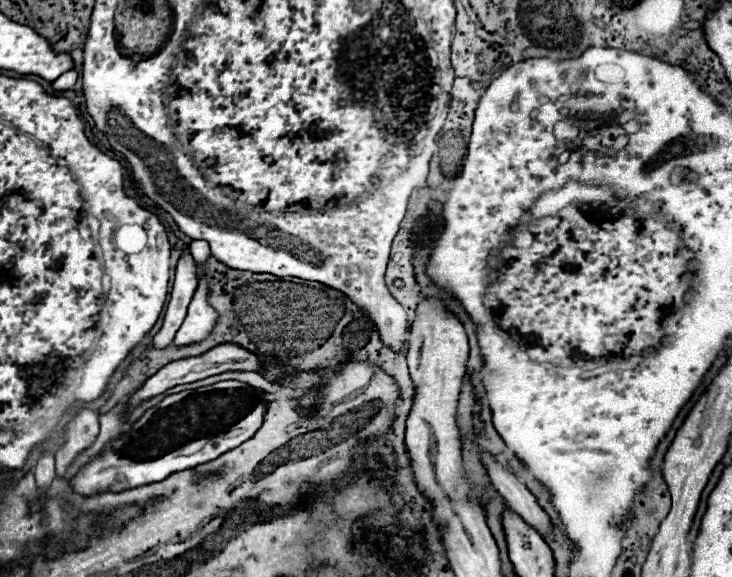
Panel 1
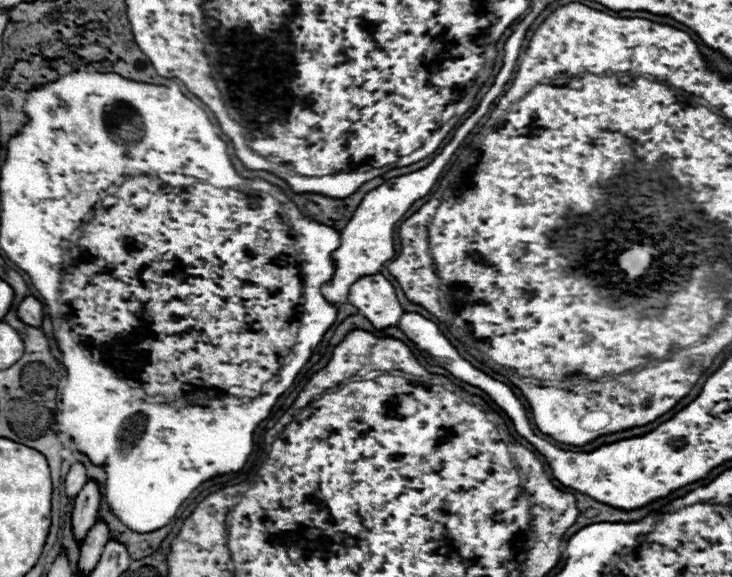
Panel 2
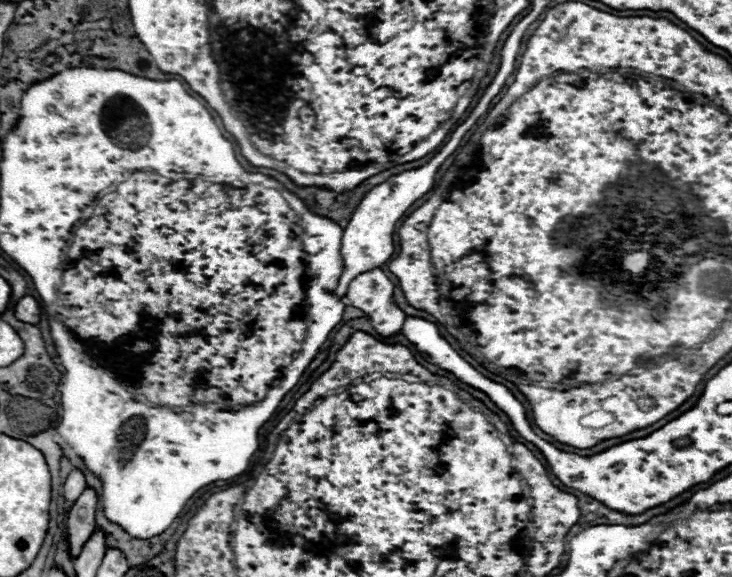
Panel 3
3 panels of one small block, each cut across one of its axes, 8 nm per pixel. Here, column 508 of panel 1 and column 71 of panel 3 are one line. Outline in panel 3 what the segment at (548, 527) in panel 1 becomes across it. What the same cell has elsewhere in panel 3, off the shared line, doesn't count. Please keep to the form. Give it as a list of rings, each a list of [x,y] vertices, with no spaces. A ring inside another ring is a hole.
[[[72,470],[66,478],[66,484],[64,484],[64,498],[66,498],[66,504],[72,506],[78,498],[80,492],[84,492],[86,488],[86,482],[84,482],[84,476],[78,472],[78,470]]]

